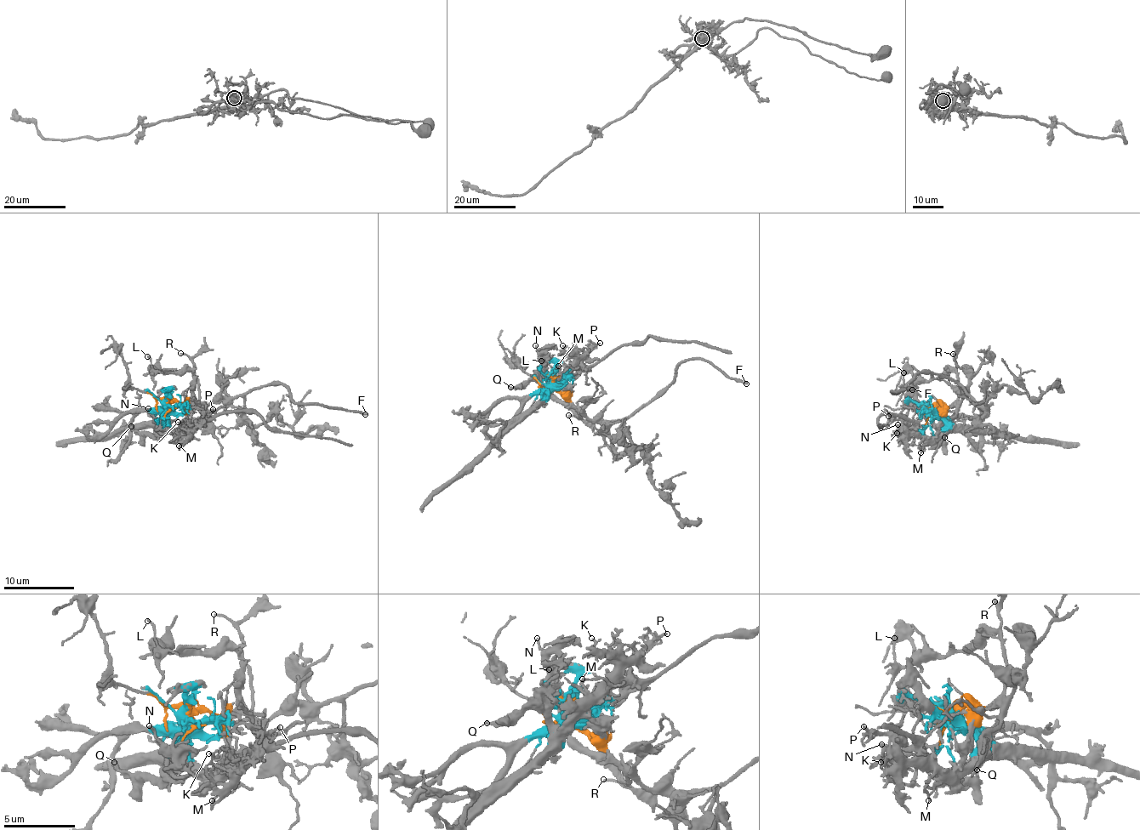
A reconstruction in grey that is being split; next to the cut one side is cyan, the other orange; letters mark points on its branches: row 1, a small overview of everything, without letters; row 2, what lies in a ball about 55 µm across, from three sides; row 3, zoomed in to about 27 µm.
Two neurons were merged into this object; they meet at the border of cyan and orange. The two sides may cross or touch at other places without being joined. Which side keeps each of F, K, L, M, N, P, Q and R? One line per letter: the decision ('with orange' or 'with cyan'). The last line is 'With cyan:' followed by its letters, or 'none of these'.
F: with orange
K: with cyan
L: with orange
M: with cyan
N: with cyan
P: with cyan
Q: with cyan
R: with orange
With cyan: K, M, N, P, Q

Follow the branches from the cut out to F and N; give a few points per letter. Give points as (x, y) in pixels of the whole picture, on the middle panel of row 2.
F: (551, 383), (590, 419), (601, 422), (626, 419), (667, 389), (683, 360), (703, 359), (746, 383)
N: (551, 381), (540, 372), (539, 355), (536, 344)

